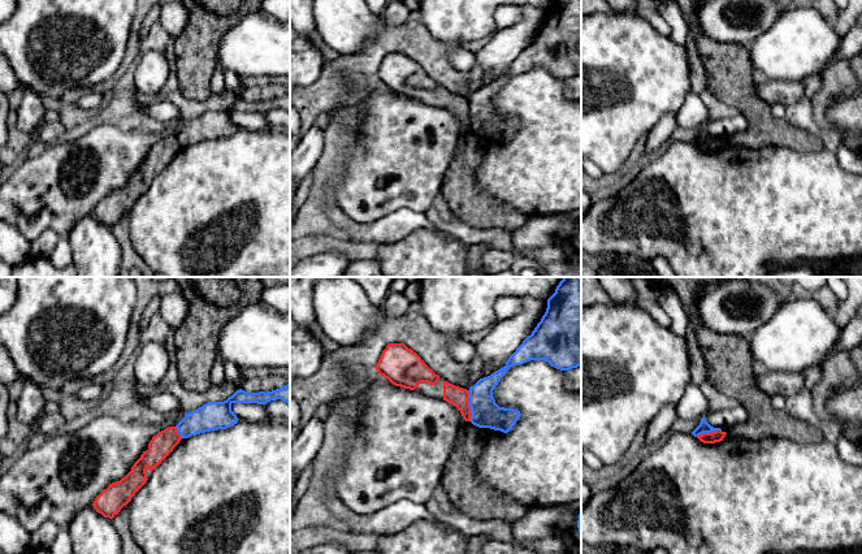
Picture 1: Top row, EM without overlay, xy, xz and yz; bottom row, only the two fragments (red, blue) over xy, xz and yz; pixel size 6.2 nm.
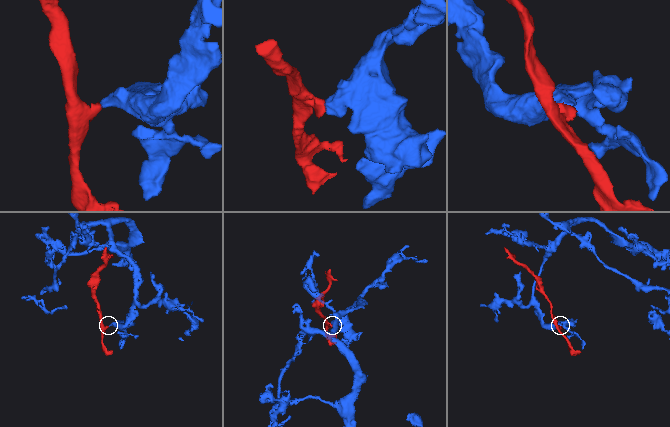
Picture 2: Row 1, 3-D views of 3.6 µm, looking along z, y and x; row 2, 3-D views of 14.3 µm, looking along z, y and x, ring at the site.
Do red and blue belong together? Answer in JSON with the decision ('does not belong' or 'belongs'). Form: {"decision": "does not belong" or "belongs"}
{"decision": "does not belong"}

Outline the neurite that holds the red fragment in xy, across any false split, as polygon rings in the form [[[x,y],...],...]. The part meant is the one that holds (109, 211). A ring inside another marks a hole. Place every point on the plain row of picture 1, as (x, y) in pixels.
[[[169,135],[153,144],[148,157],[134,172],[131,179],[120,190],[112,191],[95,207],[92,215],[96,221],[113,228],[147,191],[146,178],[148,177],[152,181],[181,148],[182,146],[176,135]]]

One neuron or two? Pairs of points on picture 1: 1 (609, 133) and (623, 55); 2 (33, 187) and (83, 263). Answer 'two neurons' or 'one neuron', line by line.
1: one neuron
2: two neurons

